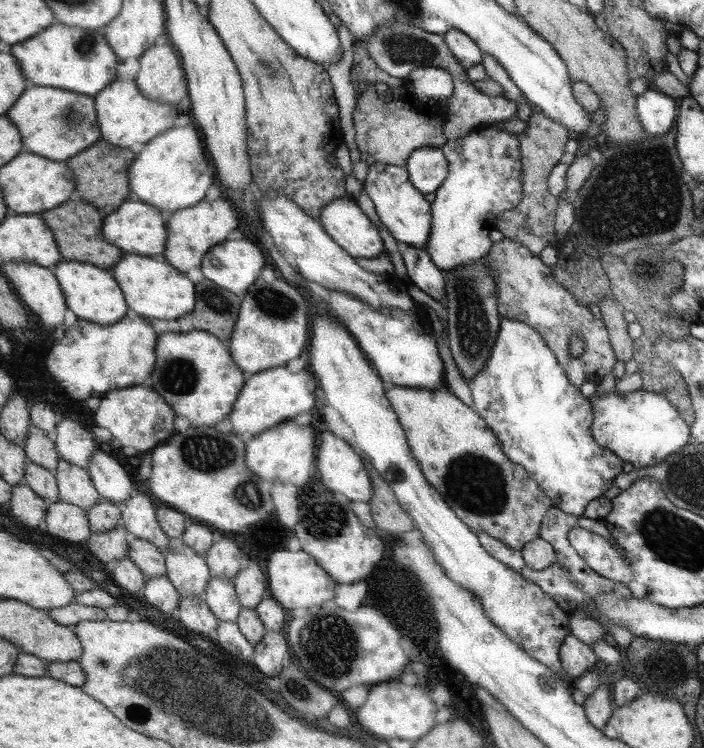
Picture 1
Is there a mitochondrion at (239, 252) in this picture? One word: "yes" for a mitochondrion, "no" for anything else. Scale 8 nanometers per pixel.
no

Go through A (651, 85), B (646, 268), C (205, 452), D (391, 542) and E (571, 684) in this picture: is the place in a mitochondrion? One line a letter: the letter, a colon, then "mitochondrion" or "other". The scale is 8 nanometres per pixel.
A: other
B: mitochondrion
C: mitochondrion
D: other
E: other

